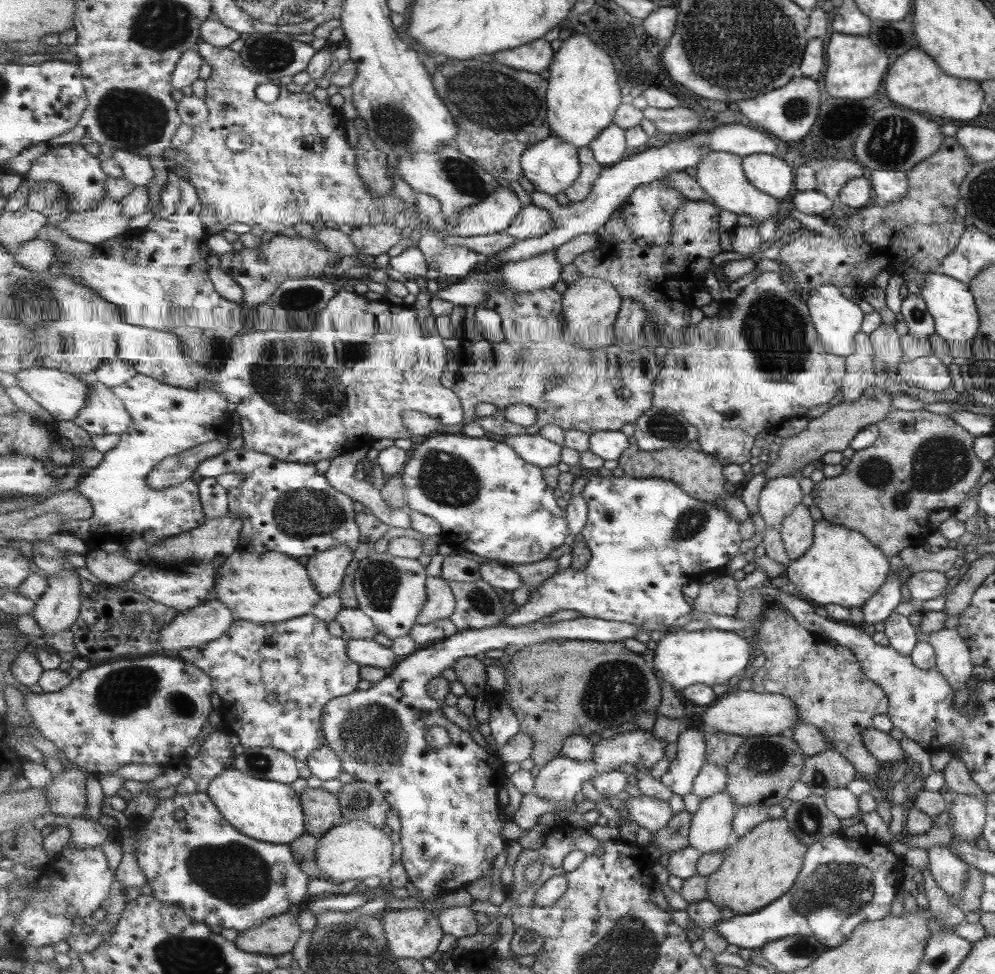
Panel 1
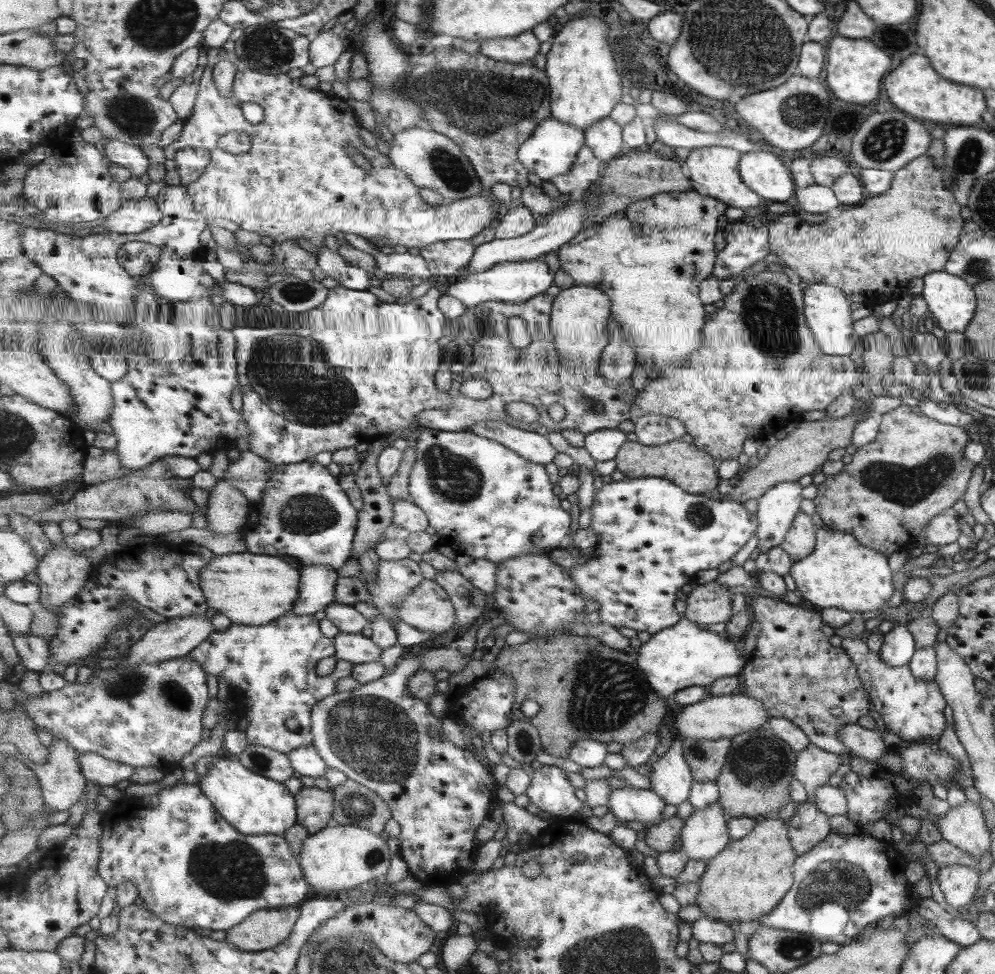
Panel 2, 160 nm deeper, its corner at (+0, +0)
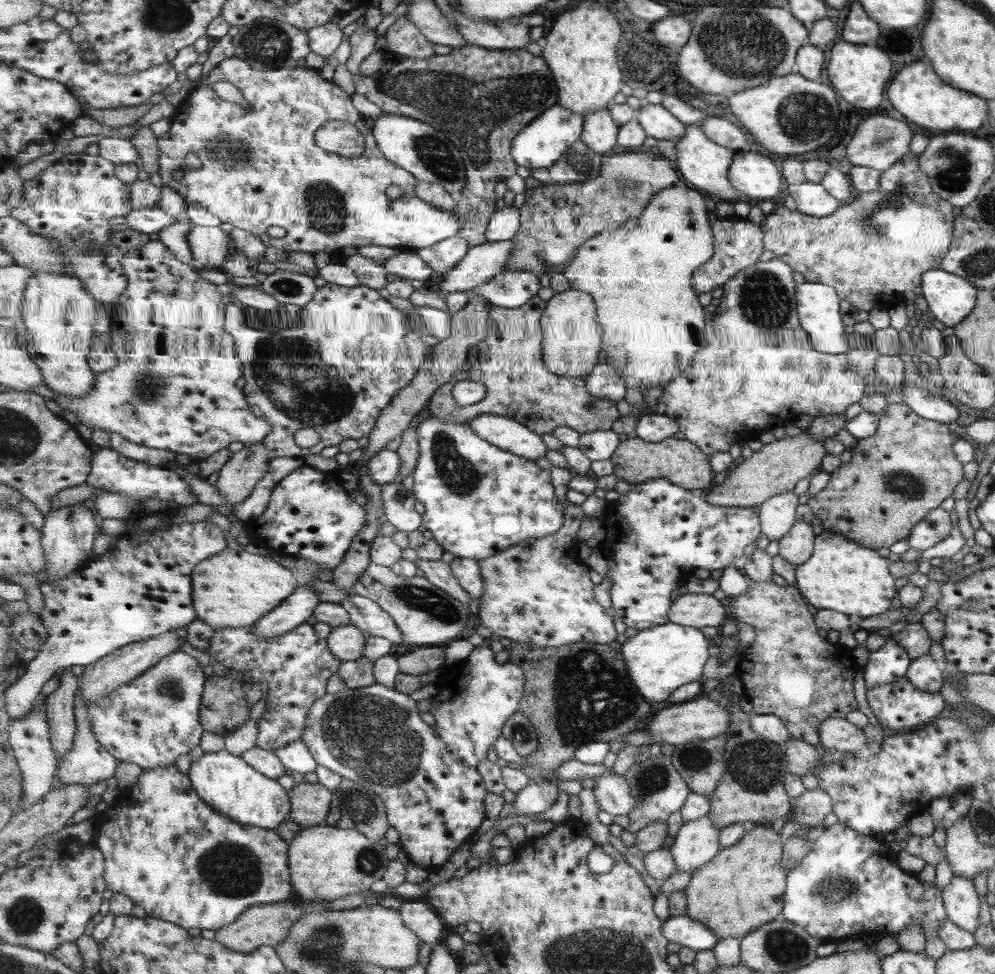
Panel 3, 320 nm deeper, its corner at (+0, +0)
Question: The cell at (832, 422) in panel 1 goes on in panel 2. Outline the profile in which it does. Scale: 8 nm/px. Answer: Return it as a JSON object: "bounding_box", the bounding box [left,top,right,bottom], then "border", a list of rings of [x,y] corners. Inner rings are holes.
{"bounding_box":[728,401,871,502],"border":[[[871,401],[856,408],[855,412],[841,419],[821,419],[818,421],[801,421],[786,434],[783,439],[768,448],[767,462],[760,462],[755,467],[748,468],[741,474],[740,481],[728,494],[732,501],[747,502],[758,500],[767,494],[767,490],[783,482],[796,482],[805,474],[814,474],[828,458],[834,448],[845,448],[850,444],[855,423],[871,413]]]}

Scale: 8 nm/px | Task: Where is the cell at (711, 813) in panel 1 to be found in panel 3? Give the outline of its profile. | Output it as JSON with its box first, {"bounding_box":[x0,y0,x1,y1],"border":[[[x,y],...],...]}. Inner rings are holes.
{"bounding_box":[670,816,723,873],"border":[[[709,816],[685,823],[670,847],[676,870],[694,873],[709,864],[723,849],[719,832]]]}

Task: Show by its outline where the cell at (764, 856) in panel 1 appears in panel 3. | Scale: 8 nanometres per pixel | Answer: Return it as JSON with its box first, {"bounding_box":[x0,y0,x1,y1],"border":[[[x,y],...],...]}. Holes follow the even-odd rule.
{"bounding_box":[687,824,787,941],"border":[[[758,824],[735,846],[722,849],[705,867],[699,868],[687,886],[688,914],[713,931],[719,941],[747,936],[782,912],[787,870],[781,863],[779,835],[769,825]]]}

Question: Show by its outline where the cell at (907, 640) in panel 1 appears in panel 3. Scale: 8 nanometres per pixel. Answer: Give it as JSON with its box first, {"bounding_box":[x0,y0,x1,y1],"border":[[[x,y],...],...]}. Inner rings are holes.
{"bounding_box":[861,638,910,688],"border":[[[887,638],[879,650],[870,651],[866,664],[861,668],[865,688],[895,682],[906,674],[910,662],[909,655],[898,641]]]}

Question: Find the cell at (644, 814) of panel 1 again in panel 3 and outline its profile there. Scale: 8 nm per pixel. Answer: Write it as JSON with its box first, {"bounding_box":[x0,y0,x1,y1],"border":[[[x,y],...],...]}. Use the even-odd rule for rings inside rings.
{"bounding_box":[595,774,641,817],"border":[[[601,774],[596,778],[595,797],[601,811],[605,811],[612,817],[628,817],[637,804],[641,802],[631,795],[631,789],[624,777],[615,774]]]}

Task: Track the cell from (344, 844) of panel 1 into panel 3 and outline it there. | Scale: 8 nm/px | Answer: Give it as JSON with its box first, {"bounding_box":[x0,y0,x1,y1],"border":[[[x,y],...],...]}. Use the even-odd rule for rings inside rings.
{"bounding_box":[290,825,390,900],"border":[[[330,825],[309,827],[290,843],[290,873],[295,898],[301,900],[339,900],[349,894],[366,895],[374,882],[386,876],[390,862],[385,847],[353,829]]]}

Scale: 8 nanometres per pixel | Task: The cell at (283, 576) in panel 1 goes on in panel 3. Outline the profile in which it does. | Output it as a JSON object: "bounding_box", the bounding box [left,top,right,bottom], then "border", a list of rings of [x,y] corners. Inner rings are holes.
{"bounding_box":[194,549,301,628],"border":[[[226,549],[227,552],[221,552],[194,568],[194,607],[198,613],[198,620],[201,620],[212,627],[217,628],[245,628],[251,627],[266,615],[281,606],[301,584],[300,577],[281,564],[273,557],[267,558],[263,554],[251,554],[247,550]]]}

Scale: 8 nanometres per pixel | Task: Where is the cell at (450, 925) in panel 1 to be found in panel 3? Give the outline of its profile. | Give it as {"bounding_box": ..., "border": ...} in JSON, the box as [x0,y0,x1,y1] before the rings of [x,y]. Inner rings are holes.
{"bounding_box":[399,901,447,945],"border":[[[404,901],[399,911],[406,925],[423,943],[435,945],[439,942],[447,923],[428,902]]]}

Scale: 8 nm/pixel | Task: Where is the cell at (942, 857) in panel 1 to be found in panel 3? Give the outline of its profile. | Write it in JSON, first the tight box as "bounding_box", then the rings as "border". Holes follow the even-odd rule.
{"bounding_box":[943,876,979,933],"border":[[[953,876],[943,888],[943,904],[949,922],[965,932],[974,933],[979,918],[979,900],[967,878]]]}

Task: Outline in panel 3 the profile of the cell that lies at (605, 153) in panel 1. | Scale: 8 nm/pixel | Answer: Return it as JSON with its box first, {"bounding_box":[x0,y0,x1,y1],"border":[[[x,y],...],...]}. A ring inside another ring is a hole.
{"bounding_box":[581,107,620,154],"border":[[[605,107],[584,116],[584,131],[581,139],[597,154],[607,151],[618,144],[620,126],[612,119],[610,108]]]}

